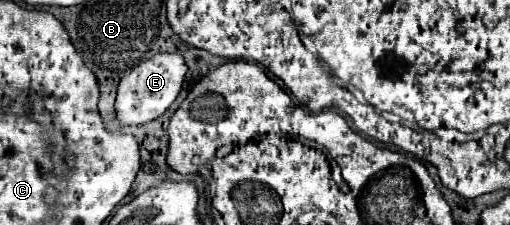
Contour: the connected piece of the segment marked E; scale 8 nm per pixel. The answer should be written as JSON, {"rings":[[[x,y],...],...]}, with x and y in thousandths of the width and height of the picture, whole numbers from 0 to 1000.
{"rings":[[[318,231],[259,302],[259,320],[243,338],[231,382],[231,427],[227,427],[231,533],[255,560],[255,551],[286,551],[318,516],[353,418],[353,391],[365,364],[365,329],[369,329],[365,267],[349,231]]]}

